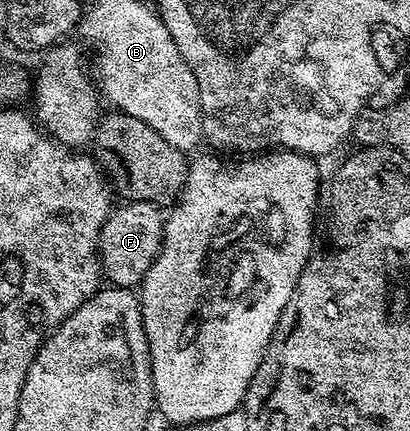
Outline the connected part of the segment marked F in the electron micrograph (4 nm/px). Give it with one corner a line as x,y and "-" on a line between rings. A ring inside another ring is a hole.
132,200
124,203
122,206
124,208
116,207
111,215
107,217
103,233
99,235
99,251
106,279
116,288
134,289
136,286
142,285
149,266
159,257
159,251
163,245
165,212
158,204
150,204
140,200

